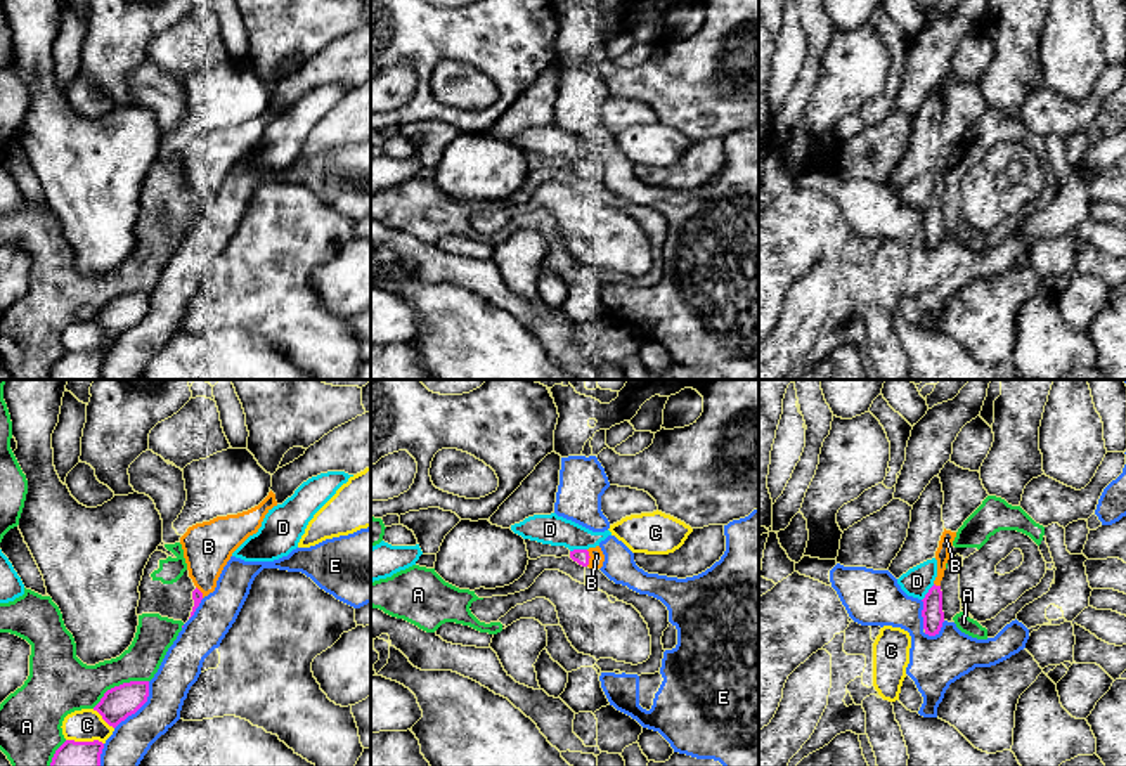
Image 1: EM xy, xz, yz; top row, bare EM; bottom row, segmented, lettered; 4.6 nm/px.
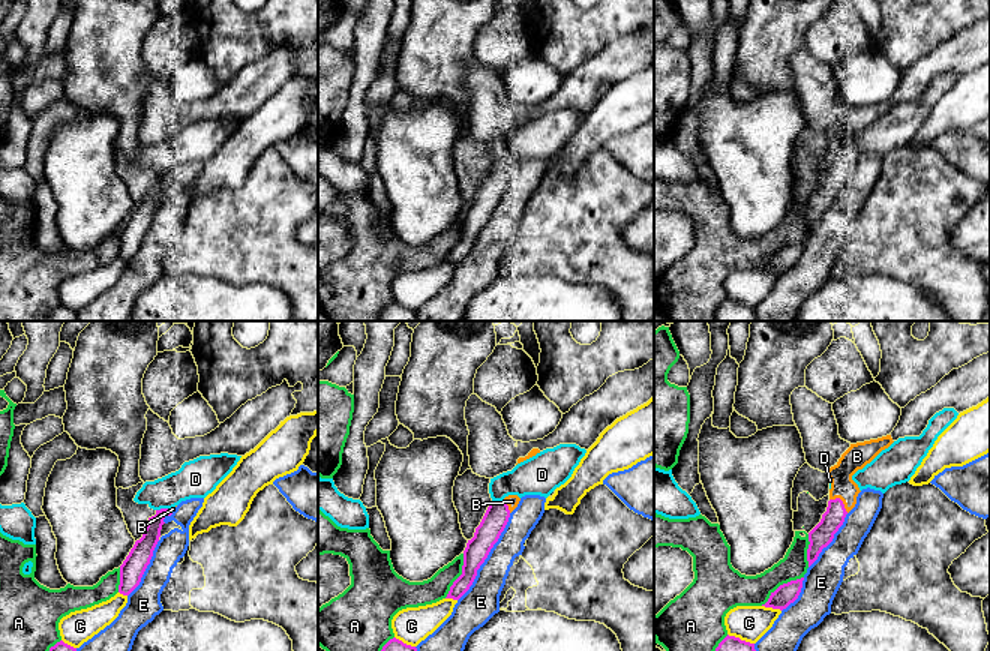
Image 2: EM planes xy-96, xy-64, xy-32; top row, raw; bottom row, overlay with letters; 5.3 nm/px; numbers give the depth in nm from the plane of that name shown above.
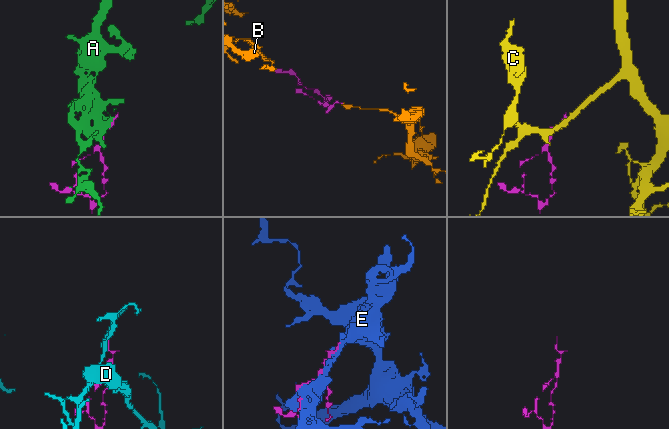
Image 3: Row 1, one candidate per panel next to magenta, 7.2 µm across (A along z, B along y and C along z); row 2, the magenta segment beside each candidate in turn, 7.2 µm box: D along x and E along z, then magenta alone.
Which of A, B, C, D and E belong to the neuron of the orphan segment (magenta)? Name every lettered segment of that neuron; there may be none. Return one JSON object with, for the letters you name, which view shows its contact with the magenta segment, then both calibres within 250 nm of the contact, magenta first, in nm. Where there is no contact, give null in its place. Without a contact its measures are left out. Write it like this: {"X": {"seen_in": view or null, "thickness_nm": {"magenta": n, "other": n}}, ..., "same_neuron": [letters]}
{"B": {"seen_in": "xz", "thickness_nm": {"magenta": 70, "other": 70}}, "same_neuron": ["B"]}

